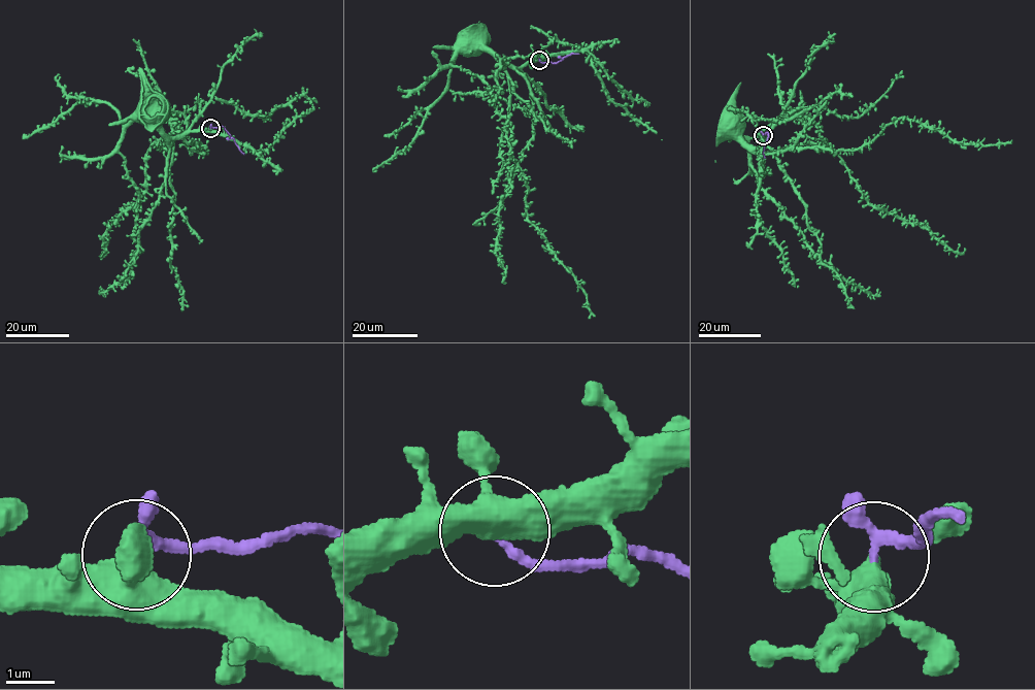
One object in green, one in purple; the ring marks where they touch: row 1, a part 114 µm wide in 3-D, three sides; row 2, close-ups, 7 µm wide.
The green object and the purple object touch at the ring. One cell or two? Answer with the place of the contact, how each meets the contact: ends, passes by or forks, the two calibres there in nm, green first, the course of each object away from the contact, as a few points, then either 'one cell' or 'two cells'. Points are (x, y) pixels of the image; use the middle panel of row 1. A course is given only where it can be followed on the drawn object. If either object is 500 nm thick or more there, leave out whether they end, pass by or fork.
(539, 60) | green passes by | purple passes by | 440/180 nm | green via (538, 60), (519, 67), (500, 61), (510, 93), (511, 157), (528, 189), (527, 220), (586, 295), (589, 319) | purple via (539, 60), (555, 63), (572, 53), (578, 54) | two cells

